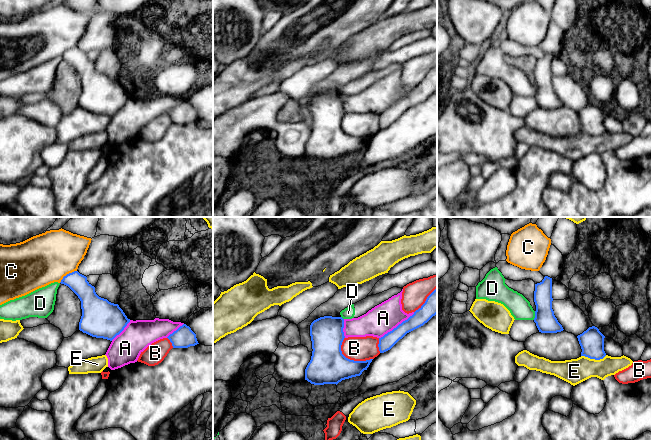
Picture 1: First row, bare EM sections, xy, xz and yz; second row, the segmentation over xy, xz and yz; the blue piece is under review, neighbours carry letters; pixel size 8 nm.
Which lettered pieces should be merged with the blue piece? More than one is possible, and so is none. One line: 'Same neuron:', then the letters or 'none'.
Same neuron: none

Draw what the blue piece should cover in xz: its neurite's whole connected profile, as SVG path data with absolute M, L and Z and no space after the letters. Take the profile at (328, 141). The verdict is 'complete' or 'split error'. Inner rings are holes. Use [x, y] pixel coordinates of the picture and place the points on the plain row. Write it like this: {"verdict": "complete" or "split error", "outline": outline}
{"verdict": "complete", "outline": "M324 92L314 96L310 101L312 117L312 132L305 145L305 156L314 161L338 160L342 156L360 152L367 146L373 135L366 137L354 137L346 134L341 127L341 121L345 114L344 95L342 93Z"}

